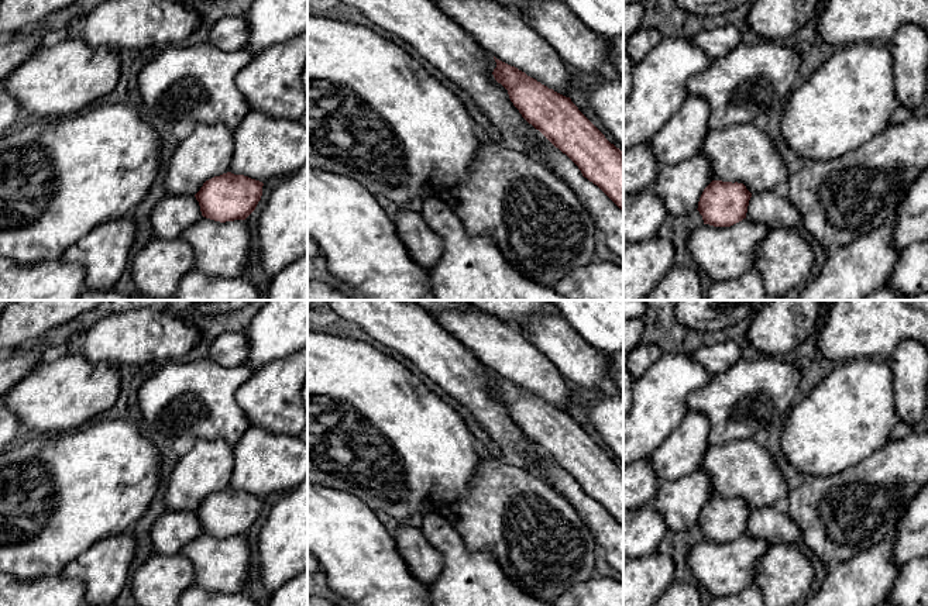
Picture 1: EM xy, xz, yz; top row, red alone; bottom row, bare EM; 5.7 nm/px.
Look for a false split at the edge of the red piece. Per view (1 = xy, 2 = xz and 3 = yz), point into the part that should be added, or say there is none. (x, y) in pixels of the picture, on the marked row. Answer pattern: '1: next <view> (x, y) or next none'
1: next none
2: next none
3: next none

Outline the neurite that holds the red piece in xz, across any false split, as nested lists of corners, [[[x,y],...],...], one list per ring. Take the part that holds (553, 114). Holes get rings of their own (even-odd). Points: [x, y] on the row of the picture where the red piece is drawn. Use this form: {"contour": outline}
{"contour": [[[494,59],[496,68],[492,75],[508,90],[522,117],[623,210],[623,152],[605,138],[570,97]]]}

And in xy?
{"contour": [[[231,172],[214,176],[195,194],[202,216],[226,223],[245,220],[262,196],[264,183]]]}

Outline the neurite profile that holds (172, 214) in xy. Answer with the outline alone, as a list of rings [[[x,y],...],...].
[[[168,194],[152,209],[149,223],[154,238],[173,240],[203,218],[195,196]]]

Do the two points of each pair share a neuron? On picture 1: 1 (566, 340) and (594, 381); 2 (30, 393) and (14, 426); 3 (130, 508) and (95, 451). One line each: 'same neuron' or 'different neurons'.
1: same neuron
2: different neurons
3: same neuron

